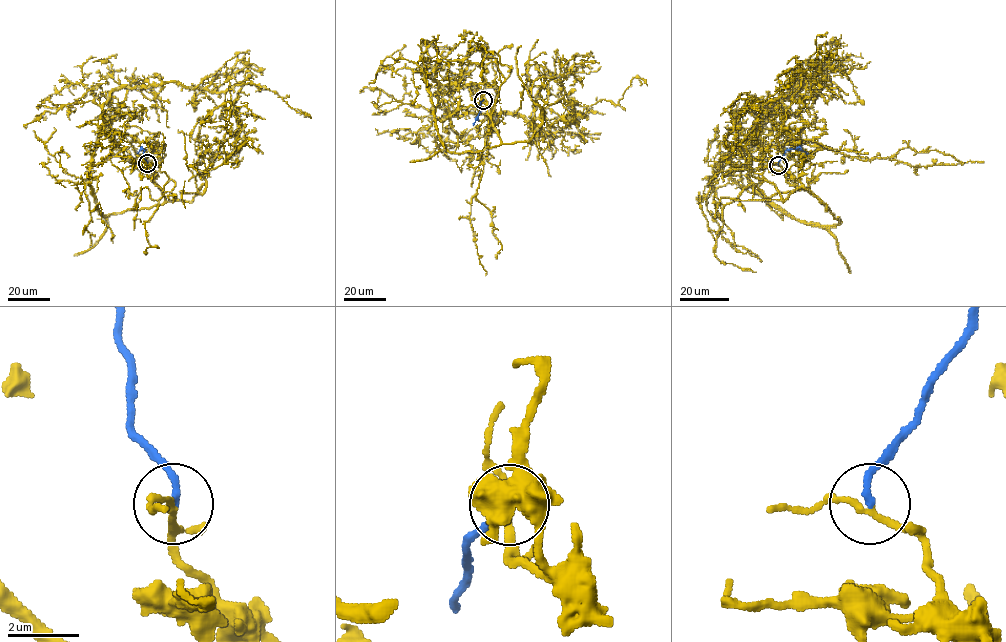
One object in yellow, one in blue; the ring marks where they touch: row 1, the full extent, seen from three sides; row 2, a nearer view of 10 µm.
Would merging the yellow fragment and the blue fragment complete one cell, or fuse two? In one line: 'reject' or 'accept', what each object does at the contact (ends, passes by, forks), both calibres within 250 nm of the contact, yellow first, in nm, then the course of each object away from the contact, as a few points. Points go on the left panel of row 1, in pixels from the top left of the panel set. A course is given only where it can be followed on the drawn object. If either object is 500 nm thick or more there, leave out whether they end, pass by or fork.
accept; yellow passes by; blue ends there; 160 nm thick on the yellow side, 190 nm on the other; yellow runs (147, 163), (166, 201), (192, 201), (213, 162), (203, 144), (226, 132), (223, 106), (198, 134), (215, 154); blue runs (147, 163), (145, 150), (137, 153)

